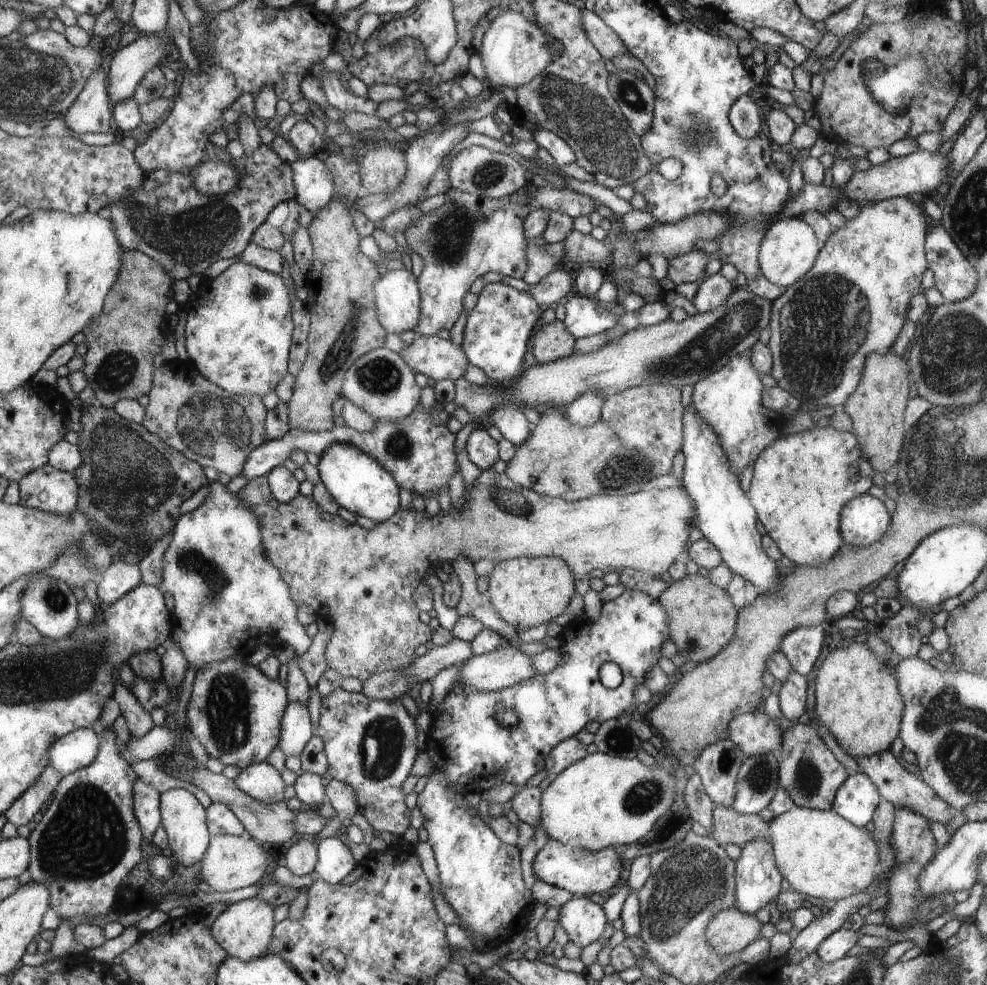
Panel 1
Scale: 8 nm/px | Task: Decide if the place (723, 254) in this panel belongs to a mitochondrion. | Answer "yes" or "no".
no

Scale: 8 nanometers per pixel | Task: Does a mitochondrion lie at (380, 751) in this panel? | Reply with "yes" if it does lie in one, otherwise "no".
yes

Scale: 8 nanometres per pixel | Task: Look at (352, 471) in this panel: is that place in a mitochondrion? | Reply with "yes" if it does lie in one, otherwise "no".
no

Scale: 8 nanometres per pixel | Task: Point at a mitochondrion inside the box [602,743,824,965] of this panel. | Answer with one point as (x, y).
(692, 879)

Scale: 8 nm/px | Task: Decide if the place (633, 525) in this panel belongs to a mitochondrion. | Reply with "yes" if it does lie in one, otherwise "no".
no

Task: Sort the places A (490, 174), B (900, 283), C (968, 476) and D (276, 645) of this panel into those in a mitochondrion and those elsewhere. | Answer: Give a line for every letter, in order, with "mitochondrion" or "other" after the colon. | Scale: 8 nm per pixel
A: mitochondrion
B: other
C: mitochondrion
D: other

